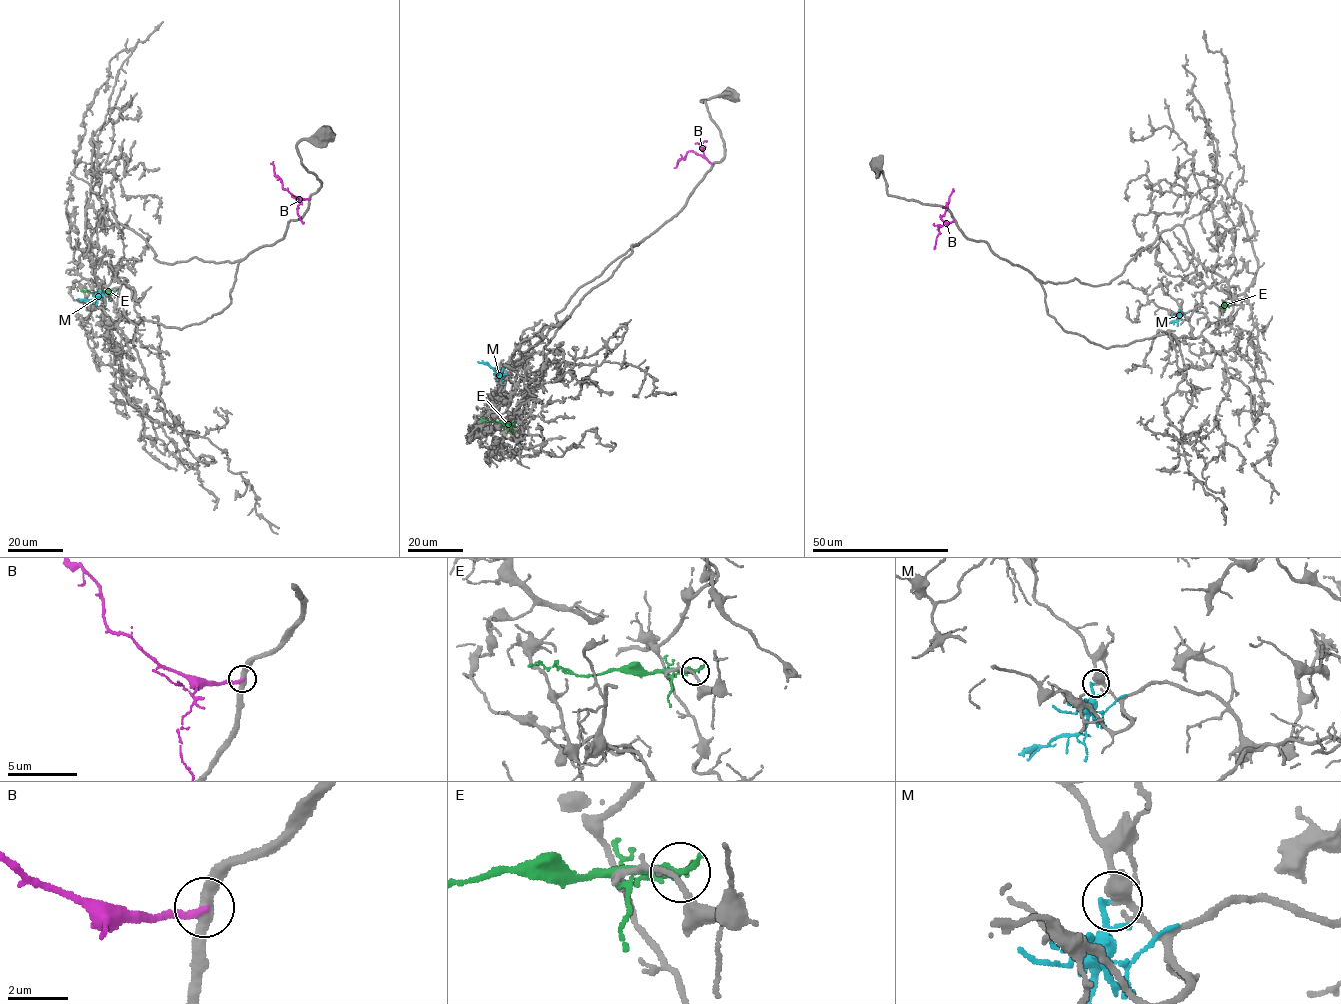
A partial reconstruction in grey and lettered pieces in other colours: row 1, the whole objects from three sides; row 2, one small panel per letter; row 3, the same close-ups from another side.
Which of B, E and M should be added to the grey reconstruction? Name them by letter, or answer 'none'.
none

